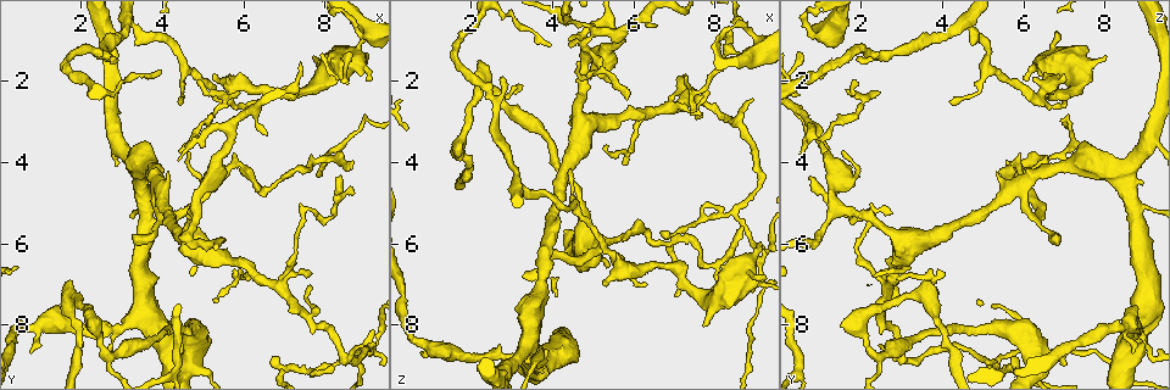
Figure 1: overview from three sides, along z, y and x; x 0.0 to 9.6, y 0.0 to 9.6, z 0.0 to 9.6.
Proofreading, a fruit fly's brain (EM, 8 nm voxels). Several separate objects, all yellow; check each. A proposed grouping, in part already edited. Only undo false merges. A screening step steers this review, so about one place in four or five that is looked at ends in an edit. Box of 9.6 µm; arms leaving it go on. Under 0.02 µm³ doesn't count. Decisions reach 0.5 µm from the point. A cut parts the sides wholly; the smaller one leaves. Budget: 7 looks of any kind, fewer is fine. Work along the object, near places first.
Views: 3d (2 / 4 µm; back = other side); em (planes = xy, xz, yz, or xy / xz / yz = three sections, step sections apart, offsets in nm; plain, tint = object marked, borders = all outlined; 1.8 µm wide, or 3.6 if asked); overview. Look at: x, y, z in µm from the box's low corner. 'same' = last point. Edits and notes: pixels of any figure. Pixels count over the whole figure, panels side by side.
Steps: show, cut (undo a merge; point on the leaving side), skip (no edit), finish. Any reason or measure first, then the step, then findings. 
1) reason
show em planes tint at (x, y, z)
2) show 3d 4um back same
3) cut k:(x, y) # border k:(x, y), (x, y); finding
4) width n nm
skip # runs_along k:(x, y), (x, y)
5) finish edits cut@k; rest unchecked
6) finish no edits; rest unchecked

three arms meet
show em xy step 4 tint at (6.90, 7.05, 2.70)

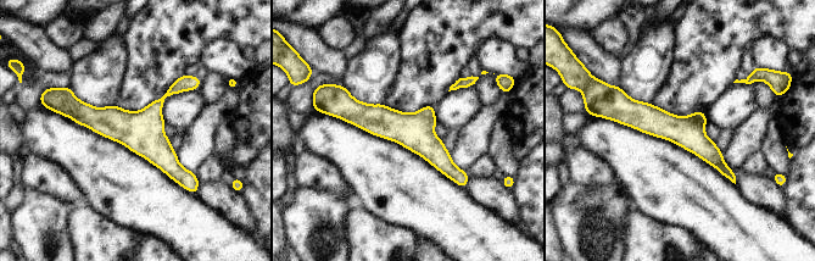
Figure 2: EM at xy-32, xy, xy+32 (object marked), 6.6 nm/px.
show em planes tint same

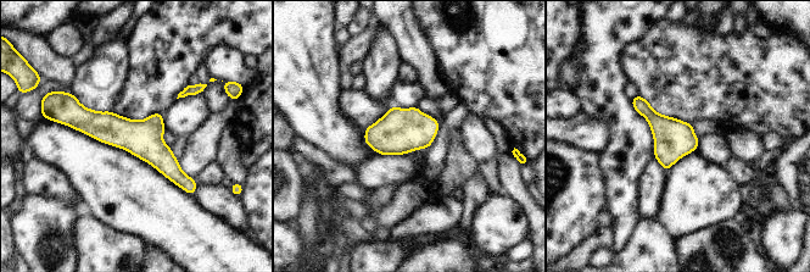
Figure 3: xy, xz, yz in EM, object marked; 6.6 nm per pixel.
width 240 nm
skip # runs_along 3:(66, 118), (140, 138), (193, 183); all the same cell

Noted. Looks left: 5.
show 3d 2um at (2.70, 8.70, 2.50)

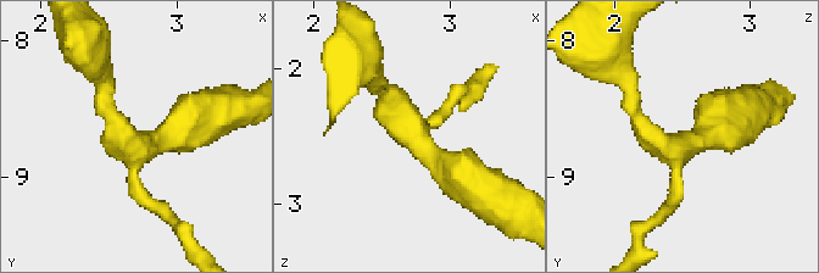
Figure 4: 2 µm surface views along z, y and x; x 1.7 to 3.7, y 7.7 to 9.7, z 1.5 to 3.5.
arms 3; need the tissue
show em yz step 8 tint at (2.76, 8.76, 2.48)

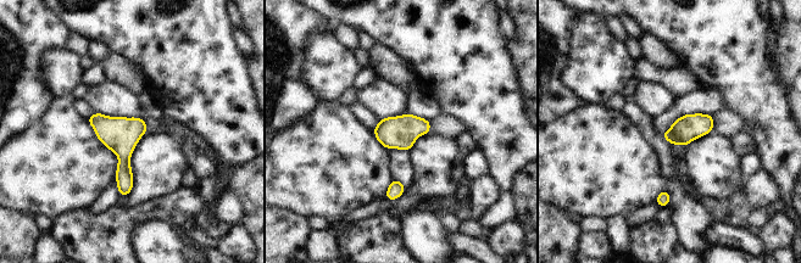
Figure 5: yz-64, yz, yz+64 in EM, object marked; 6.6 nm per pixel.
show em planes borders same

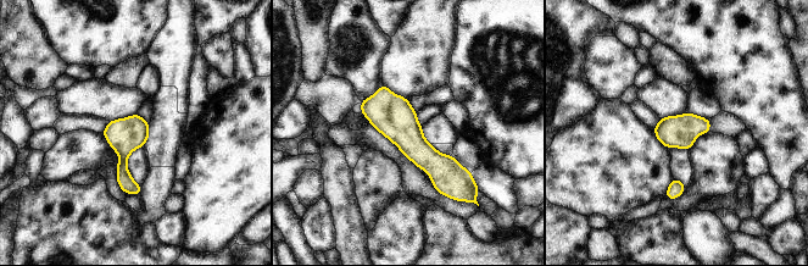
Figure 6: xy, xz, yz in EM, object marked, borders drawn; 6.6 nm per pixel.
skip # runs_along 6:(365, 103), (446, 177), (446, 192); continuous, no second cell

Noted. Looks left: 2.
calibre changes
show em 3.6um planes tint at (9.05, 0.95, 0.95)

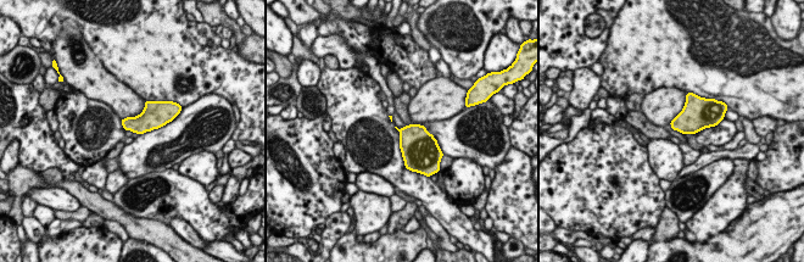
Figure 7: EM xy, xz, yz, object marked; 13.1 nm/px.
skip # one cell here

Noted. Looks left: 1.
finish no edits; rest unchecked

